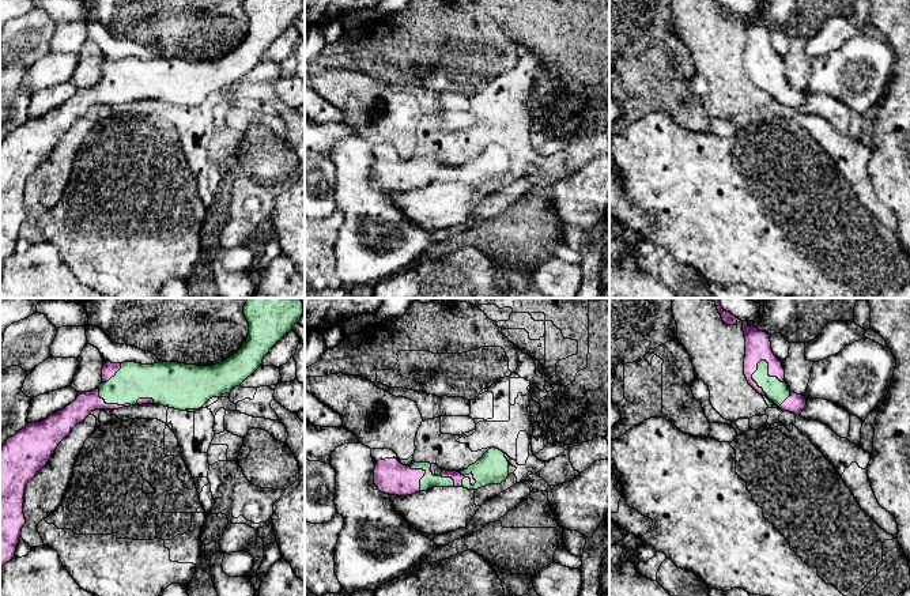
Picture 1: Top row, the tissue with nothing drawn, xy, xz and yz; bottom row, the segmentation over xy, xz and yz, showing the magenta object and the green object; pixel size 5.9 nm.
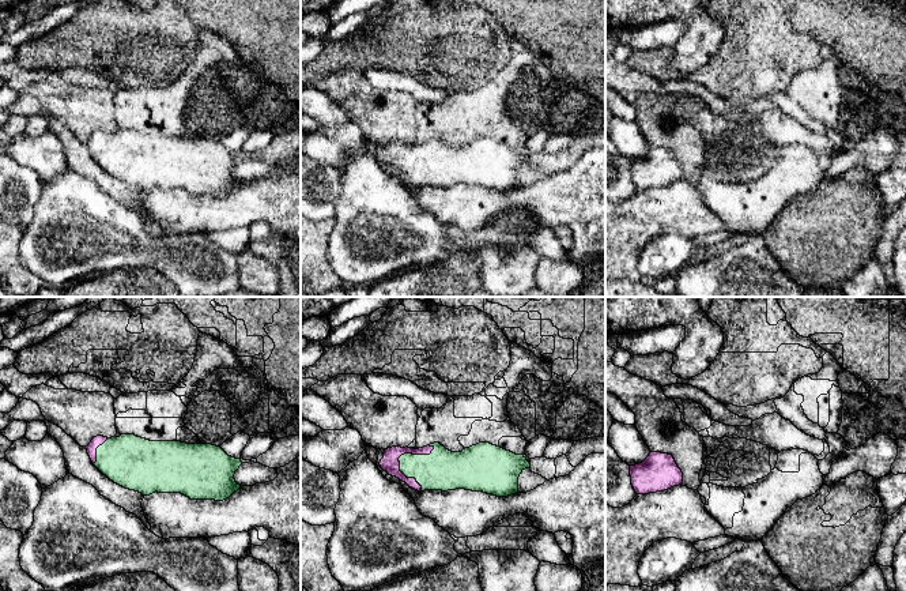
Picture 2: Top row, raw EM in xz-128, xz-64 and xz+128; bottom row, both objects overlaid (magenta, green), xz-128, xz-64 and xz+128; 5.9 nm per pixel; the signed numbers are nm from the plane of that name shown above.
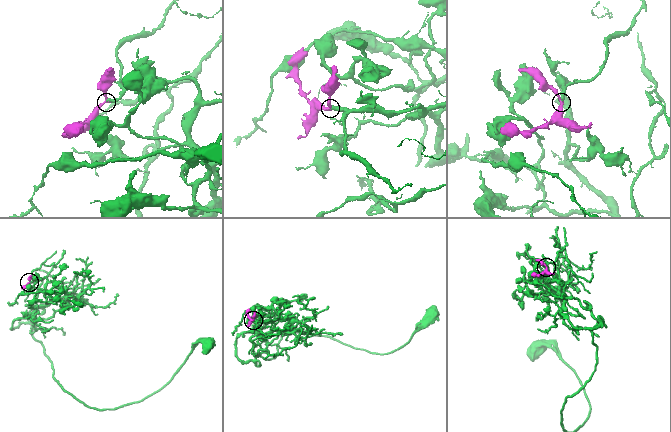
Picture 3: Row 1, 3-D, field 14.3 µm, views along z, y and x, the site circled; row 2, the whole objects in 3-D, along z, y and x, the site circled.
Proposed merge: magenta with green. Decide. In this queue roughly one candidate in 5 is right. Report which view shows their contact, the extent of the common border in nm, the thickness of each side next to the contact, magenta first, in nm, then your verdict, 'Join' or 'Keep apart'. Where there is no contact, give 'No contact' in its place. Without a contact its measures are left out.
Touches magenta in yz. Shared border 220 nm. Thickness 160 nm (magenta) against 120 nm. Join

